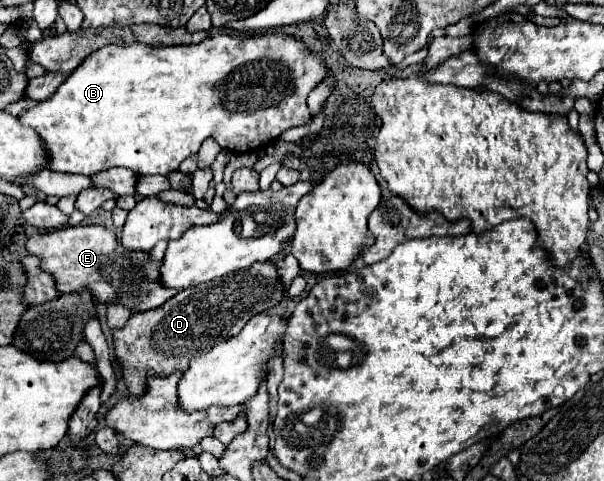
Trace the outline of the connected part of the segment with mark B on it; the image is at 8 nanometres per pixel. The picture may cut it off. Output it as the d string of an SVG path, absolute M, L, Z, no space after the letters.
M260 31L254 37L246 37L246 35L236 37L236 35L228 35L228 33L216 33L198 45L178 45L178 47L150 47L150 45L142 45L142 43L132 43L132 45L122 45L122 47L106 45L106 47L100 47L98 51L90 53L48 99L22 111L18 115L18 121L24 127L32 127L38 133L38 137L42 139L44 149L46 149L46 157L48 157L46 165L52 167L52 171L92 175L96 171L104 171L104 169L112 169L112 167L126 167L140 175L166 175L168 171L178 169L178 165L188 155L198 153L198 149L206 137L216 139L218 145L230 153L248 153L248 151L266 147L270 141L278 139L286 129L308 123L310 113L306 107L306 97L326 77L326 71L328 71L328 67L322 63L320 55L314 55L298 39L278 33L278 31Z

